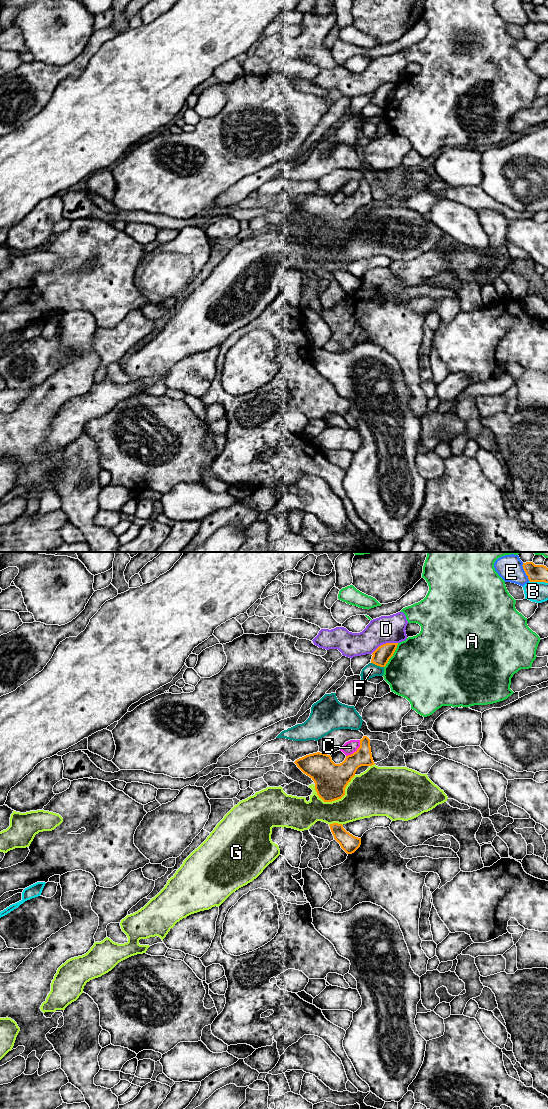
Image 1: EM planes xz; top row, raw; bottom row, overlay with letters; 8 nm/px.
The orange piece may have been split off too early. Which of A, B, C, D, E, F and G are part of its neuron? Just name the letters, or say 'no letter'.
no letter

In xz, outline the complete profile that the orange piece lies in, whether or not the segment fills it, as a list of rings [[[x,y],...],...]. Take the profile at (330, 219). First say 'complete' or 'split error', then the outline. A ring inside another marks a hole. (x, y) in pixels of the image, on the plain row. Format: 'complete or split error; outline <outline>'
complete; outline [[[363,176],[360,187],[351,195],[346,196],[340,204],[335,204],[330,195],[313,193],[297,199],[297,207],[315,223],[315,230],[324,242],[341,239],[345,228],[361,206],[372,206],[370,179]]]

